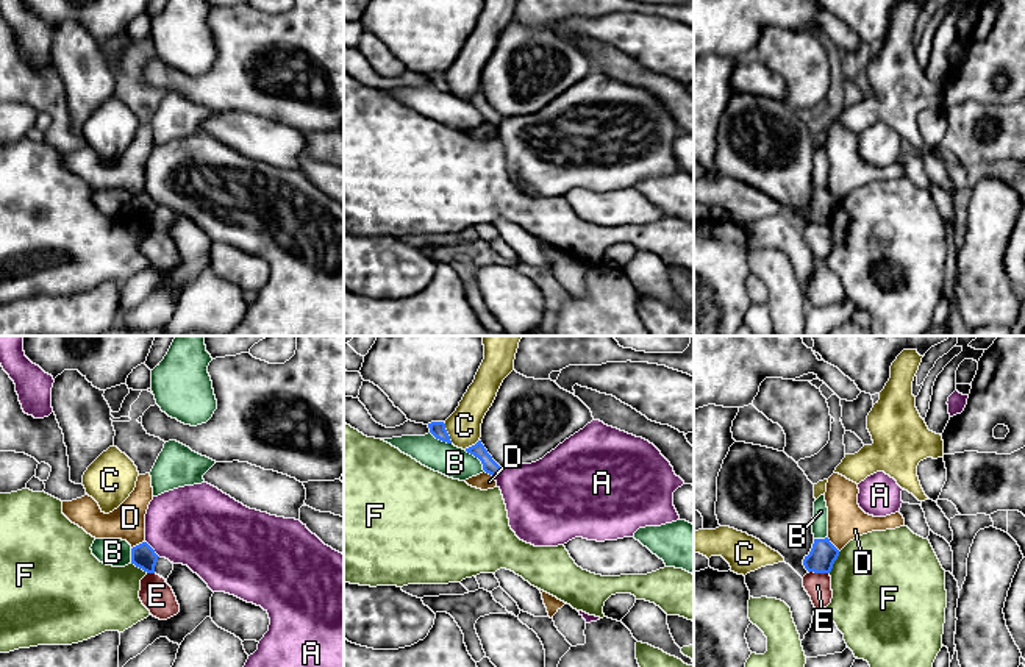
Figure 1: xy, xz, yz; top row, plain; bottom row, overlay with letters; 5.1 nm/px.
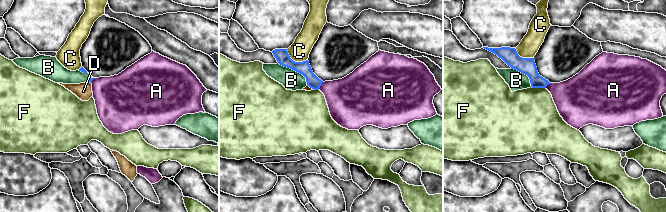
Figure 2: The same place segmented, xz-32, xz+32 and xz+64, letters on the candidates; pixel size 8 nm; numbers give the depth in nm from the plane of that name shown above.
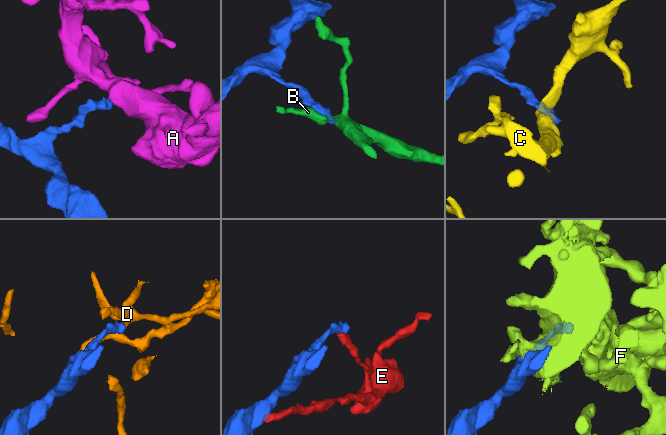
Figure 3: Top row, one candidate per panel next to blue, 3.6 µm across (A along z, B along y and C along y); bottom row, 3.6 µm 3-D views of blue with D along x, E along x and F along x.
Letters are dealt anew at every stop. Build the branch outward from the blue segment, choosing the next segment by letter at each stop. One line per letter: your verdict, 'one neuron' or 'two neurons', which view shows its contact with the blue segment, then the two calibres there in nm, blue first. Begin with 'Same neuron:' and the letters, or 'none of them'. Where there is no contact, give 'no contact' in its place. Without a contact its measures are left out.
Same neuron: none of them
A: two neurons | xy | 120/420 nm
B: two neurons | xz | 80/160 nm
C: two neurons | xz | 80/180 nm
D: two neurons | xy | 120/180 nm
E: two neurons | yz | 140/130 nm
F: two neurons | yz | 140/480 nm

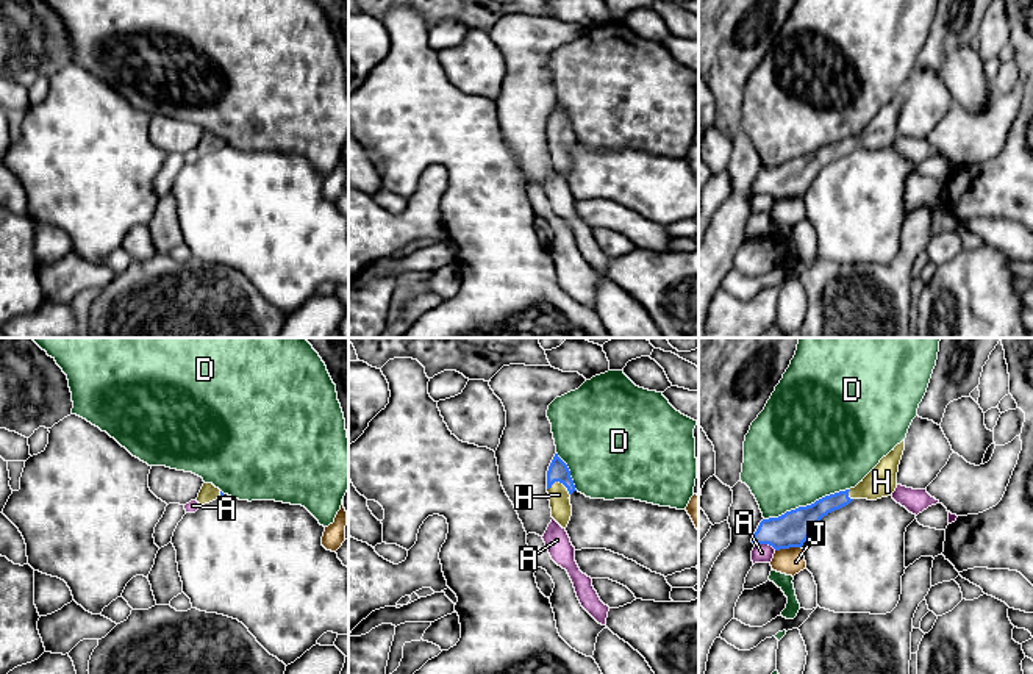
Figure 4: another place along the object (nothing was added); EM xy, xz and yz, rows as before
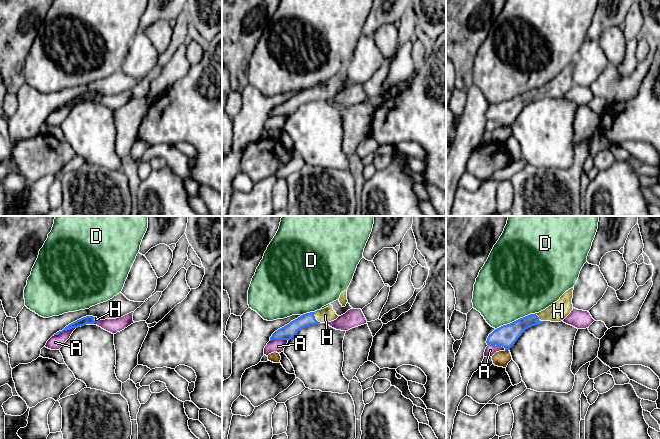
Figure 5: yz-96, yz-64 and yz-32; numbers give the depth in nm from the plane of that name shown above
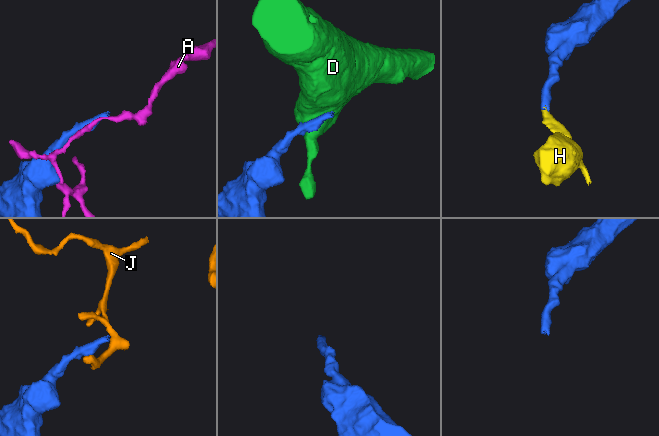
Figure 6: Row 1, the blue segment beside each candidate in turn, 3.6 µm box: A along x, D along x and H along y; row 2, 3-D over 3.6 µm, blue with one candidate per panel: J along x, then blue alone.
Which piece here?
Same neuron: H
A: two neurons | yz | 180/100 nm
D: two neurons | yz | 180/480 nm
H: one neuron | xz | 110/110 nm
J: two neurons | yz | 180/140 nm

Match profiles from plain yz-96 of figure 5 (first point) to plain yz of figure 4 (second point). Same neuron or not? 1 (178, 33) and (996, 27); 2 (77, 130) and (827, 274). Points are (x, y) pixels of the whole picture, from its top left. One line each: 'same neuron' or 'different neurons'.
1: same neuron
2: different neurons

